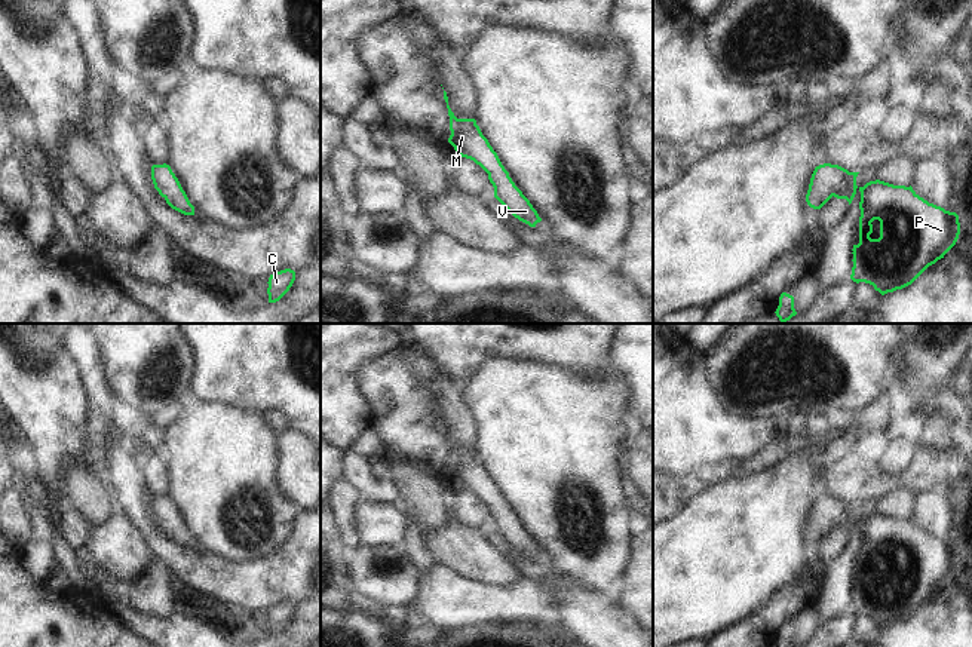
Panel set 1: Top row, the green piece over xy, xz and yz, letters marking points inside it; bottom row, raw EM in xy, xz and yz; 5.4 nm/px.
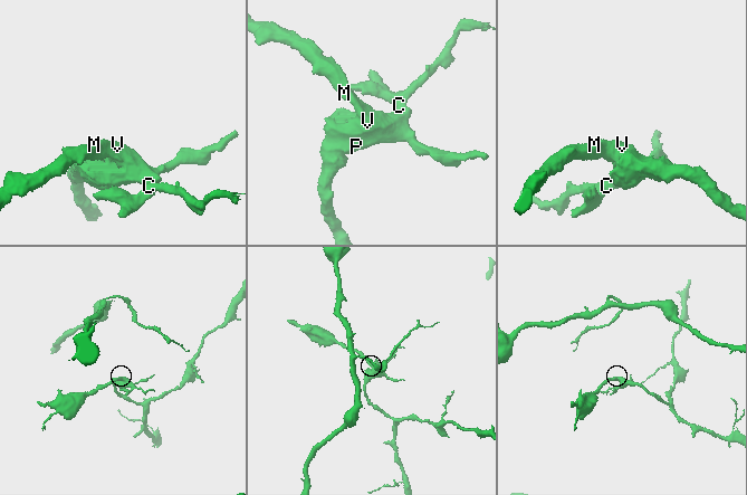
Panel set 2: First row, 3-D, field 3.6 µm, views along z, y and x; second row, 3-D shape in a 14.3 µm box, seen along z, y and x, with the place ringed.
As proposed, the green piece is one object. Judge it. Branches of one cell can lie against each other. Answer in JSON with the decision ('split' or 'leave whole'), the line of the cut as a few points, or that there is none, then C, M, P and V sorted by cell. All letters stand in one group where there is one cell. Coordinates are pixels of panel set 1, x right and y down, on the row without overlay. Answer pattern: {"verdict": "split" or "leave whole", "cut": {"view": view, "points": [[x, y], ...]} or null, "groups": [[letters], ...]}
{"verdict": "leave whole", "cut": null, "groups": [["C", "M", "P", "V"]]}

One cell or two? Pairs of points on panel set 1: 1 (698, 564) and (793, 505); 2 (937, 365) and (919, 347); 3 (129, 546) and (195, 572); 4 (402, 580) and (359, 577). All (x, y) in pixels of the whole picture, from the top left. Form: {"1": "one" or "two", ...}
{"1": "one", "2": "one", "3": "two", "4": "one"}

